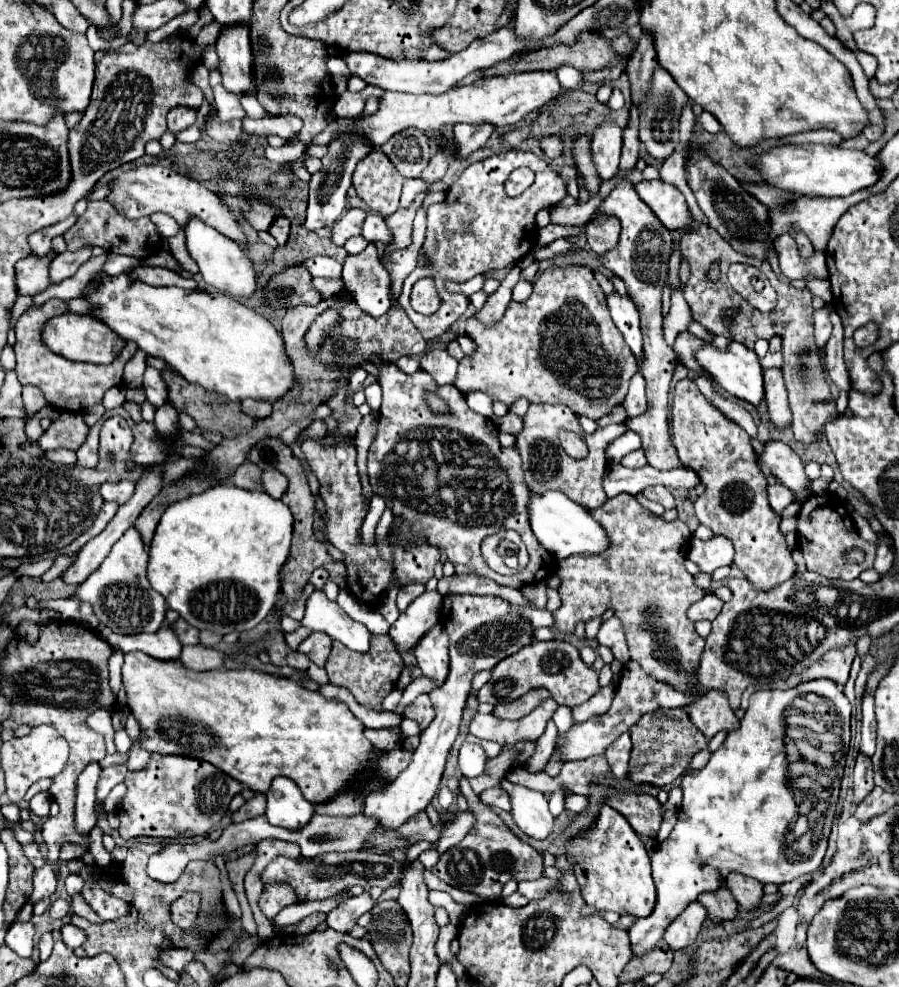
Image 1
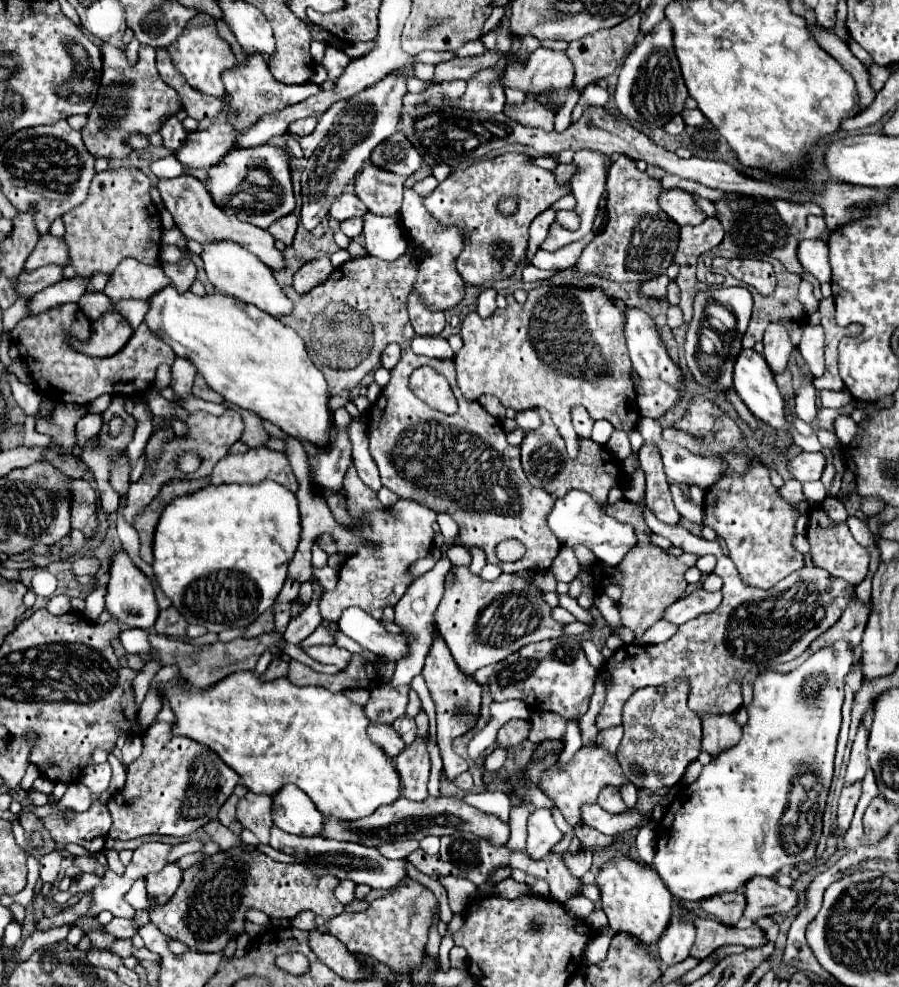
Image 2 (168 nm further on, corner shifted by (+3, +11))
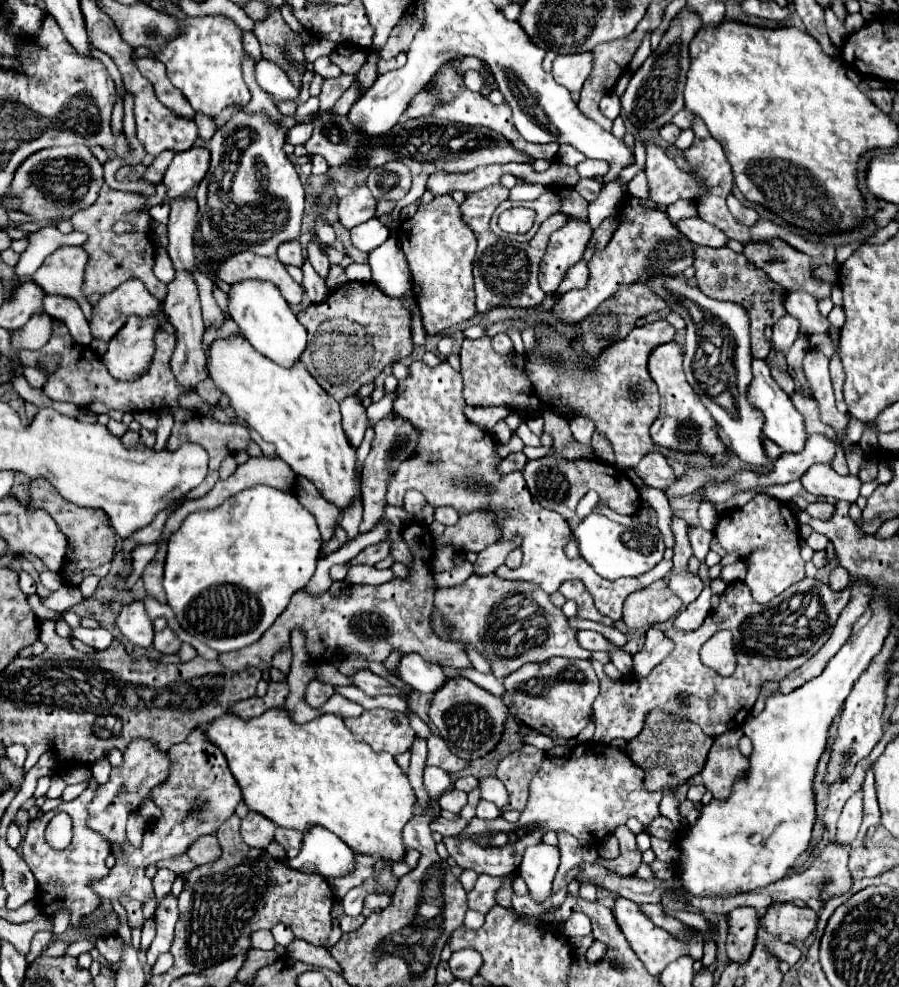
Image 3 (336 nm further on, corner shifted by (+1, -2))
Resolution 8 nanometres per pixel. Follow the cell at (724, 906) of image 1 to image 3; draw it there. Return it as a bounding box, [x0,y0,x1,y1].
[727,906,759,964]

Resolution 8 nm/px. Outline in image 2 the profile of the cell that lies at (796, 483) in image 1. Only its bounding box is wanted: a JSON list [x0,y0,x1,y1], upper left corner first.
[787,453,825,481]

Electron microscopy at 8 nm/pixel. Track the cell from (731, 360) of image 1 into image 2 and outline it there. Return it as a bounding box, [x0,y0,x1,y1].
[733,349,787,429]

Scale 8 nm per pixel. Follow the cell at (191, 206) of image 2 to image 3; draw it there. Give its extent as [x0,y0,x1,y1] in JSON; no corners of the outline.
[217,252,303,304]

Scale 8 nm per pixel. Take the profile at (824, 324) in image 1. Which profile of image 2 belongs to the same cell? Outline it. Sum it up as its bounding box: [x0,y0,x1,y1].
[799,325,825,377]

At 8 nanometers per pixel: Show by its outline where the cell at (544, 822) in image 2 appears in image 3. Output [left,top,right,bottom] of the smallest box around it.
[519,844,559,902]

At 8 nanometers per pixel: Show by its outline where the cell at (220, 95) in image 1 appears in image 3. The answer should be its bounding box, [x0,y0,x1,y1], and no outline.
[155,14,251,116]

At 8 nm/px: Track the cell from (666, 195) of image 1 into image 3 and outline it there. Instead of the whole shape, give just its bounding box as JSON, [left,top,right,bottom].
[677,216,727,248]

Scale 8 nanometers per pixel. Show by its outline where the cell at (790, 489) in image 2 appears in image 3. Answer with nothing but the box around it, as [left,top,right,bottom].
[807,502,835,520]

